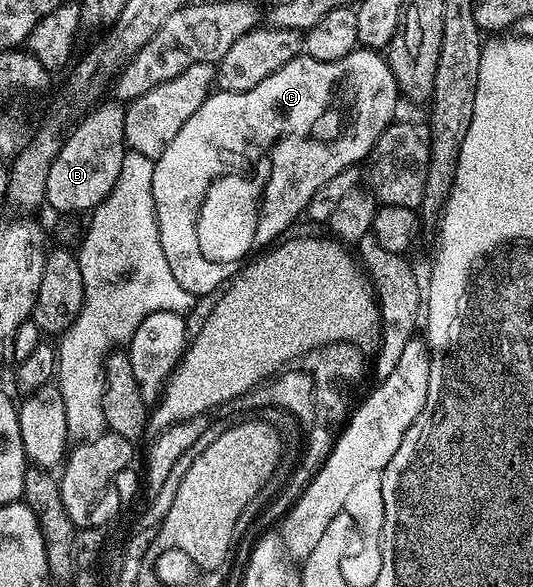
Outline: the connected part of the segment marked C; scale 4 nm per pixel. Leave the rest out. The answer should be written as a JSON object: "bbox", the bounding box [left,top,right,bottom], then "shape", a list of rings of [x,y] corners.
{"bbox":[150,47,399,293],"shape":[[[365,47],[355,48],[339,61],[317,61],[305,55],[291,56],[275,73],[269,73],[263,81],[250,89],[240,89],[235,93],[211,92],[210,96],[204,99],[204,103],[200,103],[198,110],[186,120],[184,127],[180,127],[180,131],[176,131],[176,135],[166,144],[164,151],[154,161],[152,171],[150,193],[154,197],[154,216],[158,219],[158,241],[162,244],[166,268],[173,284],[177,288],[179,285],[186,293],[210,293],[214,288],[219,288],[218,265],[237,266],[247,256],[245,253],[253,247],[257,237],[271,240],[270,242],[281,238],[285,234],[282,232],[301,213],[303,216],[307,212],[310,200],[316,195],[316,191],[320,191],[320,187],[324,187],[324,183],[328,183],[328,179],[340,175],[340,171],[344,171],[349,165],[358,165],[370,157],[378,136],[388,128],[399,112],[399,98],[396,79],[393,78],[385,56],[373,48]]]}

